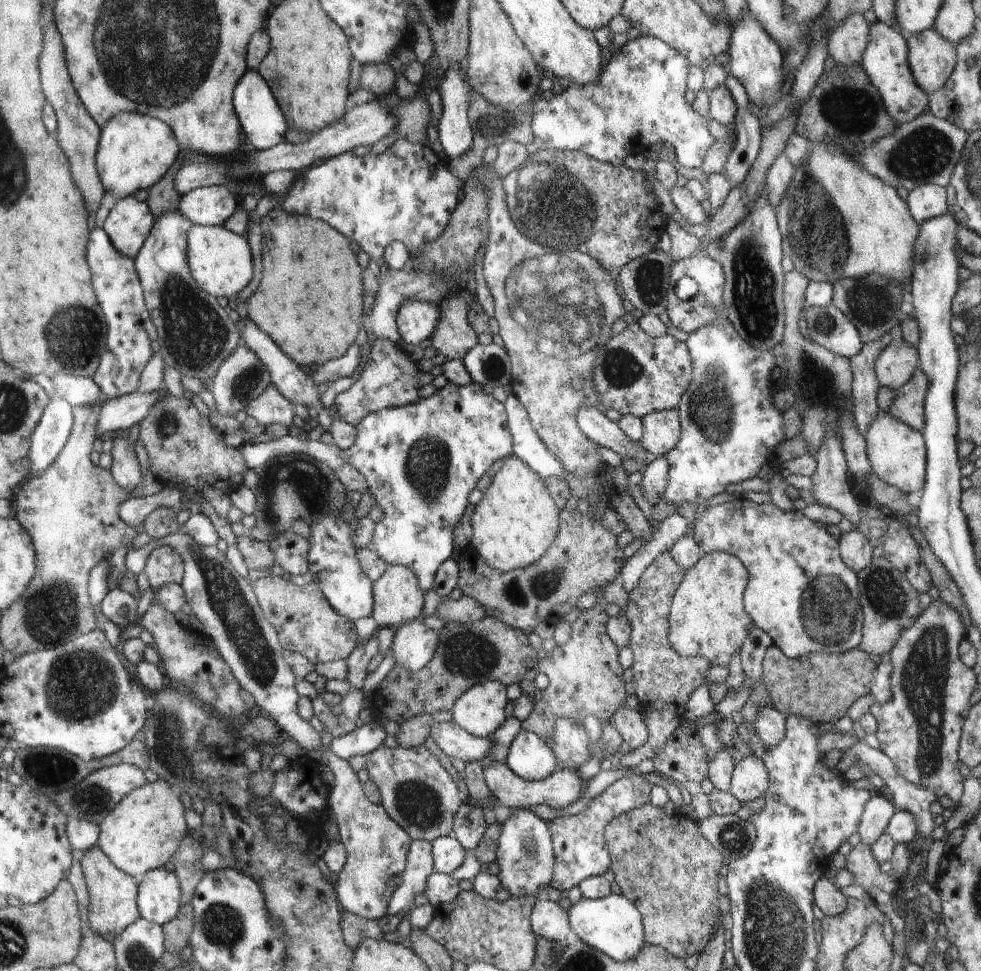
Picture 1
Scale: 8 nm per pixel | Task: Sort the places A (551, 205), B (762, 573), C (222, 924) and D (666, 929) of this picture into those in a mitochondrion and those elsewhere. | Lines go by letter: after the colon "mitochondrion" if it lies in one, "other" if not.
A: mitochondrion
B: other
C: mitochondrion
D: other

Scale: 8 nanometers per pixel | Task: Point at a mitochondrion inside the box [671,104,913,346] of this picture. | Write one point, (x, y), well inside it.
(817, 237)

